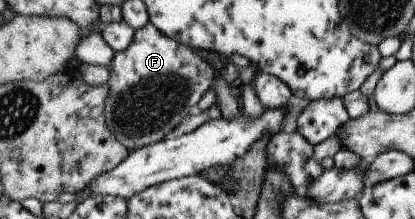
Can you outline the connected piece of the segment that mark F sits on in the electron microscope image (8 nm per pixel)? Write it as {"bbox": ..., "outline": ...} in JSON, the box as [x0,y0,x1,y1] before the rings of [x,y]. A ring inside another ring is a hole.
{"bbox":[105,22,216,151],"outline":[[[148,22],[146,27],[135,30],[131,44],[116,53],[111,66],[109,82],[110,91],[105,105],[105,116],[109,128],[130,151],[139,150],[164,140],[180,123],[190,116],[192,107],[198,106],[200,100],[216,82],[214,69],[206,59],[202,59],[194,48],[178,43],[160,31],[156,24]]]}

